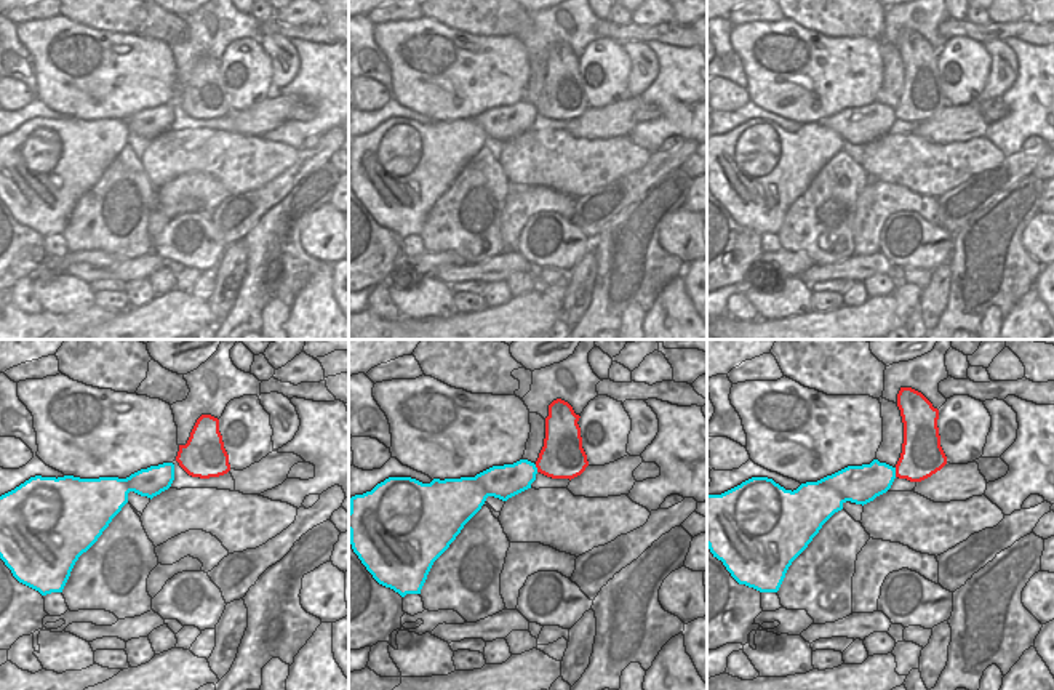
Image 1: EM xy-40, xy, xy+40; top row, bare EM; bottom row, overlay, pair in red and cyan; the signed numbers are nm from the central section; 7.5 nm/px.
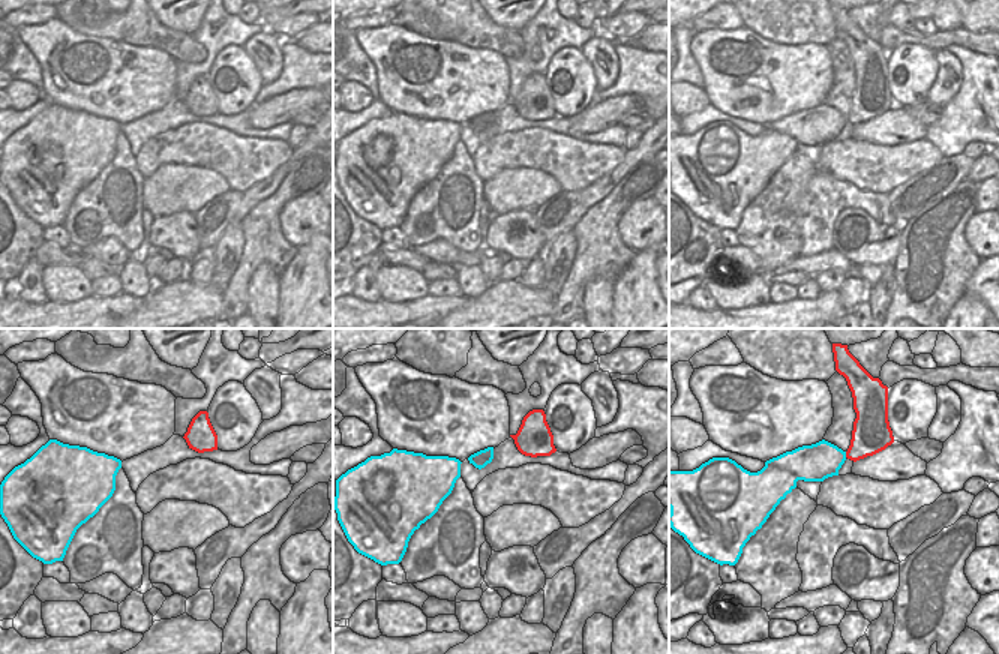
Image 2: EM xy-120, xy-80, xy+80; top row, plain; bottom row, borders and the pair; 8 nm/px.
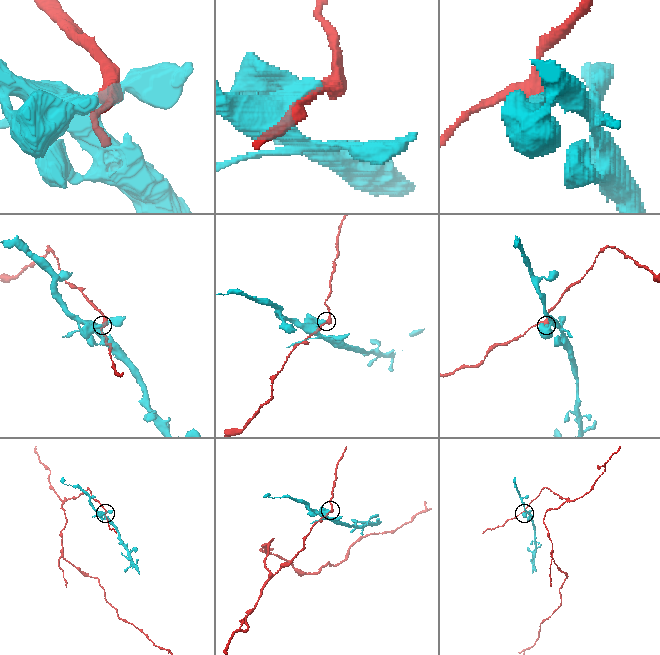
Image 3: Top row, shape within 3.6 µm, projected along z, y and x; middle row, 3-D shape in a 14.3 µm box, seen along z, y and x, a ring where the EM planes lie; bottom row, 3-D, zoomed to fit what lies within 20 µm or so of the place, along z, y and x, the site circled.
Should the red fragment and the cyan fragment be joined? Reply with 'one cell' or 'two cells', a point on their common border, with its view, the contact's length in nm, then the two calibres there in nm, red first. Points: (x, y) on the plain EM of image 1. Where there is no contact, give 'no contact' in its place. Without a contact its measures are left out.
two cells | xy+40 (896, 114) | 70 nm | 320/280 nm

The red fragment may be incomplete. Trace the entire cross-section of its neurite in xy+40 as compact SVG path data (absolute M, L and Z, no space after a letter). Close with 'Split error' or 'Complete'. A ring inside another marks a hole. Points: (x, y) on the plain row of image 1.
M900 29L897 48L904 64L904 85L896 118L921 123L947 106L937 69L939 51L912 29Z. Complete

